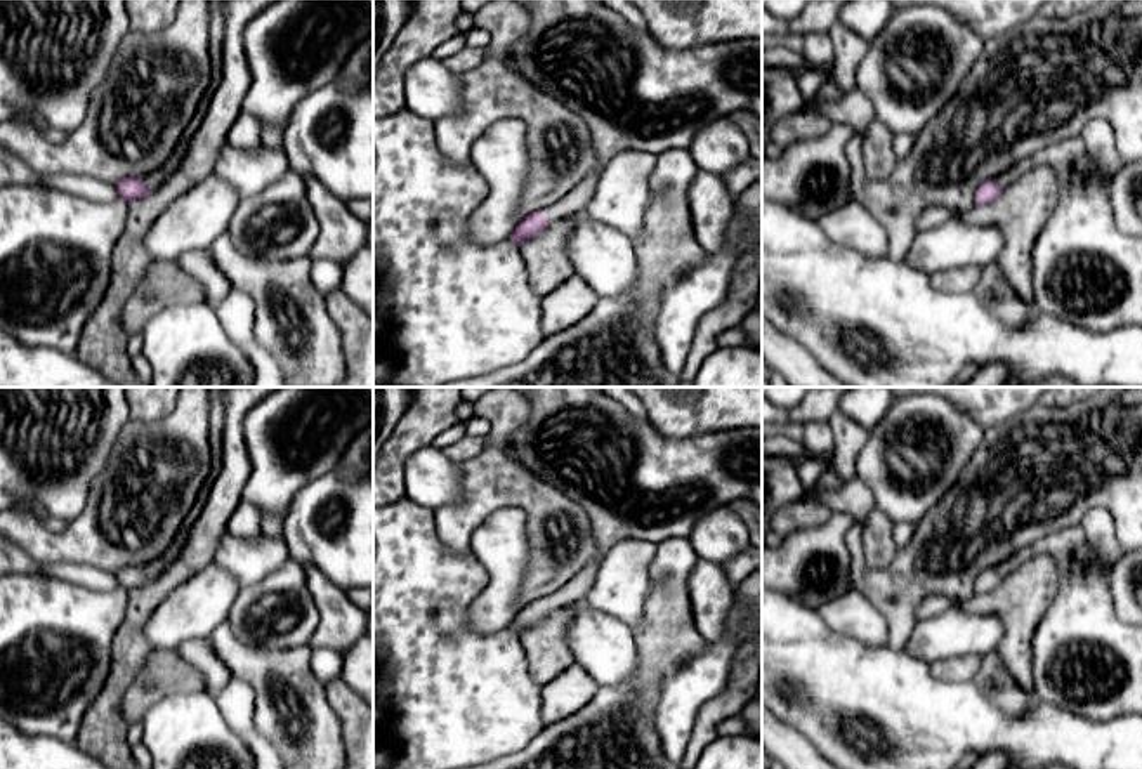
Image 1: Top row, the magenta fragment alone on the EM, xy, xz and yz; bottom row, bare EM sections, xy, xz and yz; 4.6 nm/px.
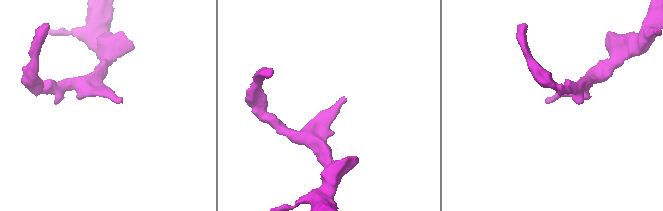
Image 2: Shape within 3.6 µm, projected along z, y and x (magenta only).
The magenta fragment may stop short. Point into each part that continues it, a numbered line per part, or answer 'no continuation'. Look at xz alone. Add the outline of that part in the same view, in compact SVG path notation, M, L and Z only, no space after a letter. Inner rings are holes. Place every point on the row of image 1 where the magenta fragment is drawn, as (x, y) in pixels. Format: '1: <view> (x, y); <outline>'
1: xz (632, 92); M533 0L522 3L531 16L529 30L515 42L510 56L519 73L538 90L576 113L590 130L601 168L585 177L561 201L543 208L548 224L583 214L606 165L623 151L661 154L672 148L691 146L696 134L734 111L745 109L762 122L762 40L755 43L708 43L687 50L660 45L647 31L630 26L618 12L592 0Z

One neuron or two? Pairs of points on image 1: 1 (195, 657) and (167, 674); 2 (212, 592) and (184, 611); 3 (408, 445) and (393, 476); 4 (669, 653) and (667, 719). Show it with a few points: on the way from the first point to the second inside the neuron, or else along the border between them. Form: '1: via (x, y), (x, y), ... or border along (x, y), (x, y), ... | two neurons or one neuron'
1: border along (176, 650), (200, 672), (207, 690) | two neurons
2: via (205, 599), (191, 611) | one neuron
3: via (401, 452), (393, 460), (393, 469) | one neuron
4: border along (703, 651), (663, 679), (653, 712) | two neurons

